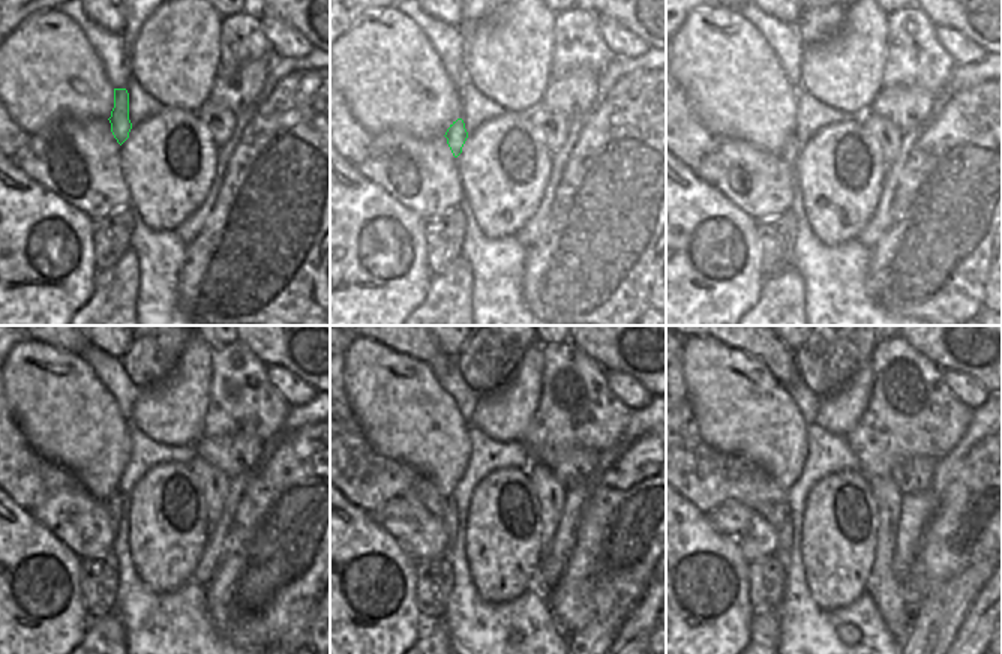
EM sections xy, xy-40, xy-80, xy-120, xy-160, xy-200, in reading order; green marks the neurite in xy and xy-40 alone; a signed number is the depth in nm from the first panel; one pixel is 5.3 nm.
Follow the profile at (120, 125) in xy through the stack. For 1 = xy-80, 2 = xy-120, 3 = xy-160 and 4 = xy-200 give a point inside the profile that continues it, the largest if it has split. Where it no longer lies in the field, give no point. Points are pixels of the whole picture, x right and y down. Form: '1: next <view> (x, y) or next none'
1: next xy-80 (791, 150)
2: next xy-120 (114, 504)
3: next xy-160 (450, 510)
4: next xy-200 (785, 530)

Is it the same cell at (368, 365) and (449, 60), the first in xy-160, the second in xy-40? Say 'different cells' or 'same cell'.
different cells

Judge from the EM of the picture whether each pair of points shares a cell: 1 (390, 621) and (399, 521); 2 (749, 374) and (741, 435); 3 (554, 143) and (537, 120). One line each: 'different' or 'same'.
1: different
2: same
3: same

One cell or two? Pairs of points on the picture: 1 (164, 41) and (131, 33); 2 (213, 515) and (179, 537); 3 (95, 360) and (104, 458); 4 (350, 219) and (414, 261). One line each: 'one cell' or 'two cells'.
1: two cells
2: two cells
3: two cells
4: one cell

